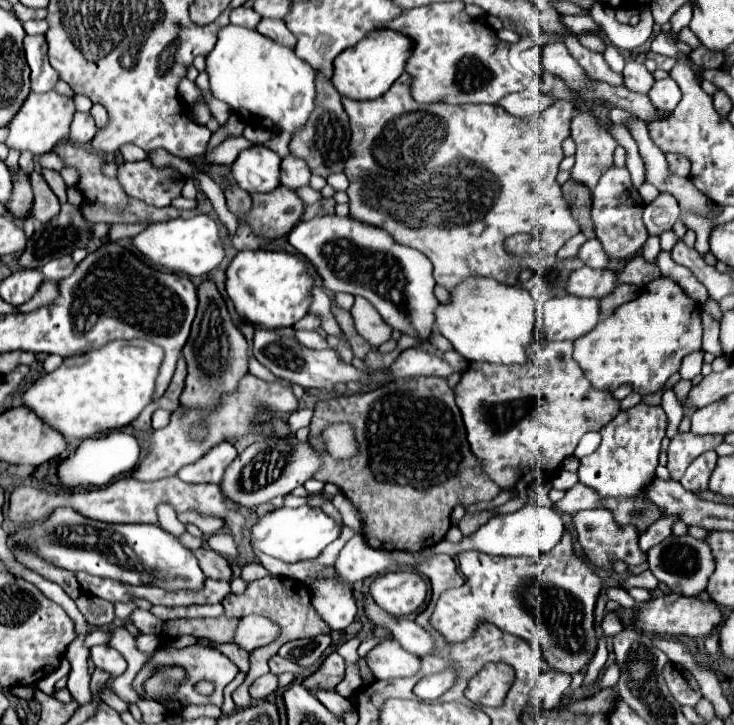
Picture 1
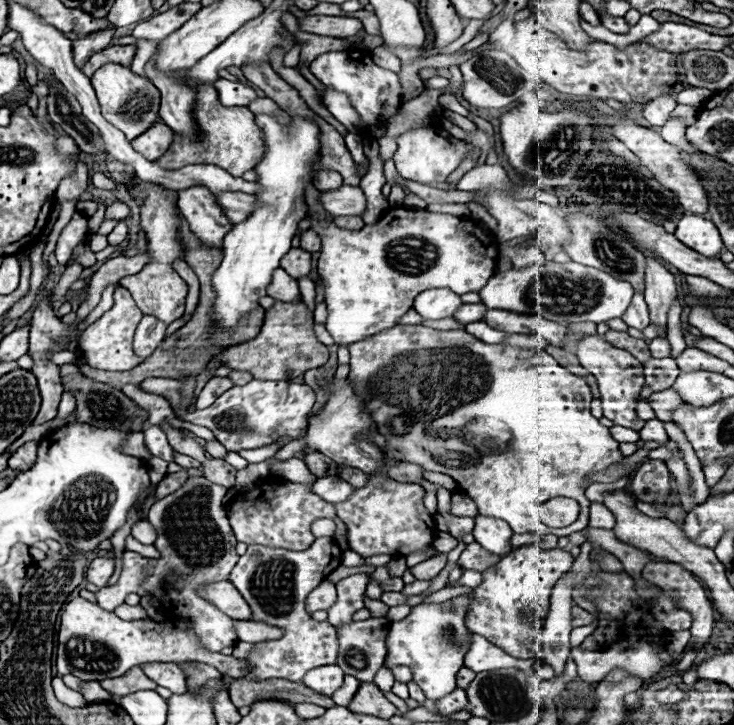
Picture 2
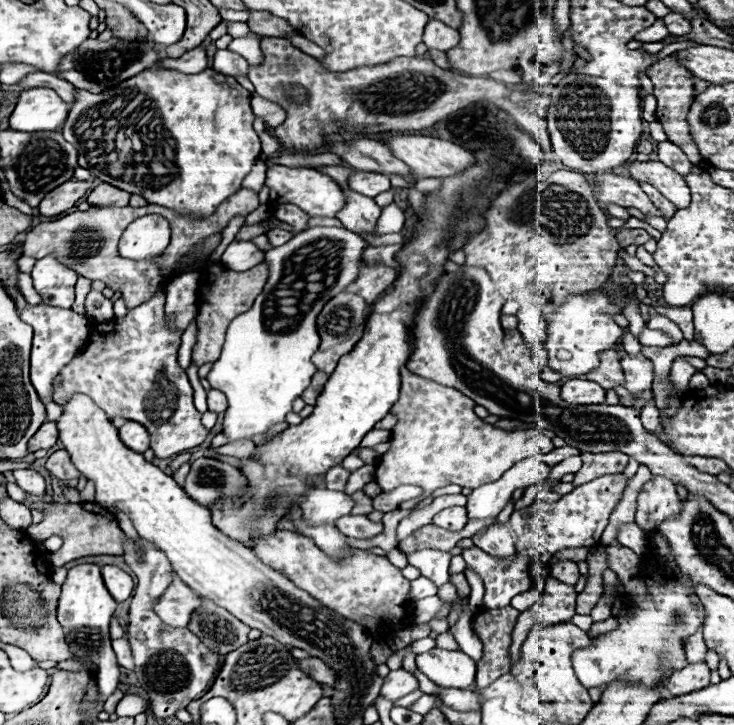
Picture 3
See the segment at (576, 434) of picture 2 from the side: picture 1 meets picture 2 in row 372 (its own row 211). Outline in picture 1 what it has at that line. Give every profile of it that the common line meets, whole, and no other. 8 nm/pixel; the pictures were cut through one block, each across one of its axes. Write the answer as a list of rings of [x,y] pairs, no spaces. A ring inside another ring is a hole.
[[[402,74],[394,84],[392,88],[376,98],[376,100],[370,100],[370,102],[358,102],[358,100],[350,100],[350,98],[342,98],[342,104],[350,116],[350,128],[352,128],[352,138],[350,138],[350,146],[348,146],[348,160],[344,164],[344,174],[348,176],[350,180],[350,186],[348,186],[348,198],[350,198],[350,214],[356,218],[356,220],[364,220],[372,226],[378,226],[378,228],[384,228],[388,234],[394,236],[394,240],[398,244],[406,244],[410,248],[416,248],[420,250],[422,254],[428,256],[428,260],[432,262],[434,266],[434,278],[436,278],[436,284],[444,286],[446,290],[454,288],[460,280],[472,276],[472,274],[480,274],[480,276],[488,276],[488,278],[494,278],[498,282],[504,282],[504,284],[518,284],[518,272],[522,268],[532,268],[532,266],[542,266],[542,268],[550,268],[552,264],[556,264],[556,252],[564,246],[564,242],[568,238],[572,238],[574,234],[580,232],[580,224],[574,220],[572,212],[570,212],[570,202],[564,198],[562,194],[562,188],[560,184],[556,182],[556,174],[558,174],[558,166],[564,158],[564,152],[562,152],[562,142],[570,136],[568,132],[568,124],[570,124],[570,118],[574,114],[574,106],[570,100],[558,100],[556,104],[552,104],[550,108],[546,108],[542,114],[538,116],[530,116],[530,118],[516,118],[516,116],[508,116],[508,112],[504,112],[504,108],[500,106],[490,106],[490,104],[460,104],[460,106],[452,106],[452,104],[440,104],[440,102],[434,102],[434,104],[418,104],[414,98],[412,98],[412,76],[410,74]],[[518,232],[528,232],[536,238],[538,246],[540,246],[540,258],[518,258],[518,256],[510,256],[506,250],[504,250],[504,240],[512,234],[518,234]]]

